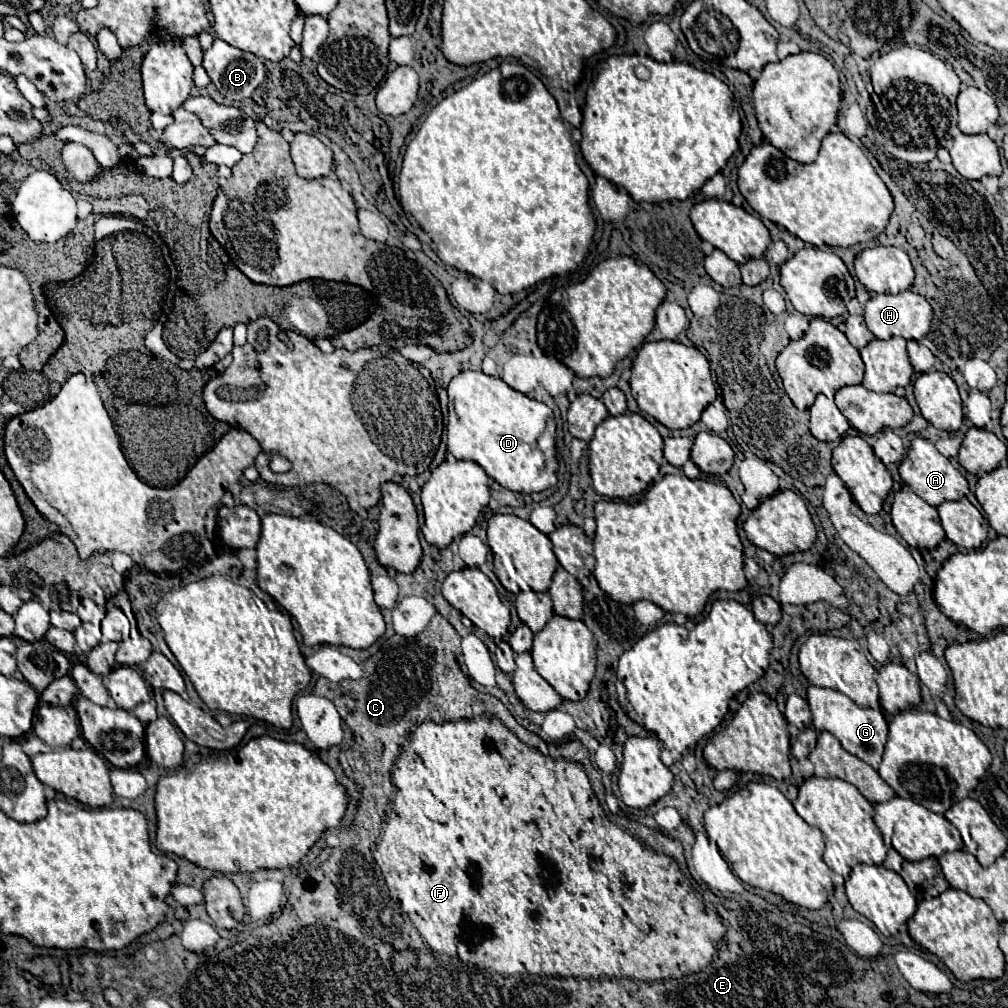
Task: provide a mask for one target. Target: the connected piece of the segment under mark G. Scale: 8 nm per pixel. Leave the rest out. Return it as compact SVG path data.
M814 685L808 687L808 705L810 705L810 711L812 711L814 727L818 731L832 733L848 753L856 755L858 759L868 763L872 769L878 769L878 765L882 761L886 737L888 737L888 721L886 721L882 711L858 707L844 693L834 691L834 689L814 687Z

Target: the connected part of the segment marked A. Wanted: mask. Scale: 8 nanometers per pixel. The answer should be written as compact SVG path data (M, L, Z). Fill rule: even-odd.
M914 439L906 459L900 463L900 477L902 481L924 501L938 507L944 501L958 501L968 495L968 481L966 477L928 441L928 439Z

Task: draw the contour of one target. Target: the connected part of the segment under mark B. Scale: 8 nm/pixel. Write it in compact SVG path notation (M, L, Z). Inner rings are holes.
M214 39L212 47L204 51L204 69L216 89L230 101L248 99L266 79L262 59L242 49Z

